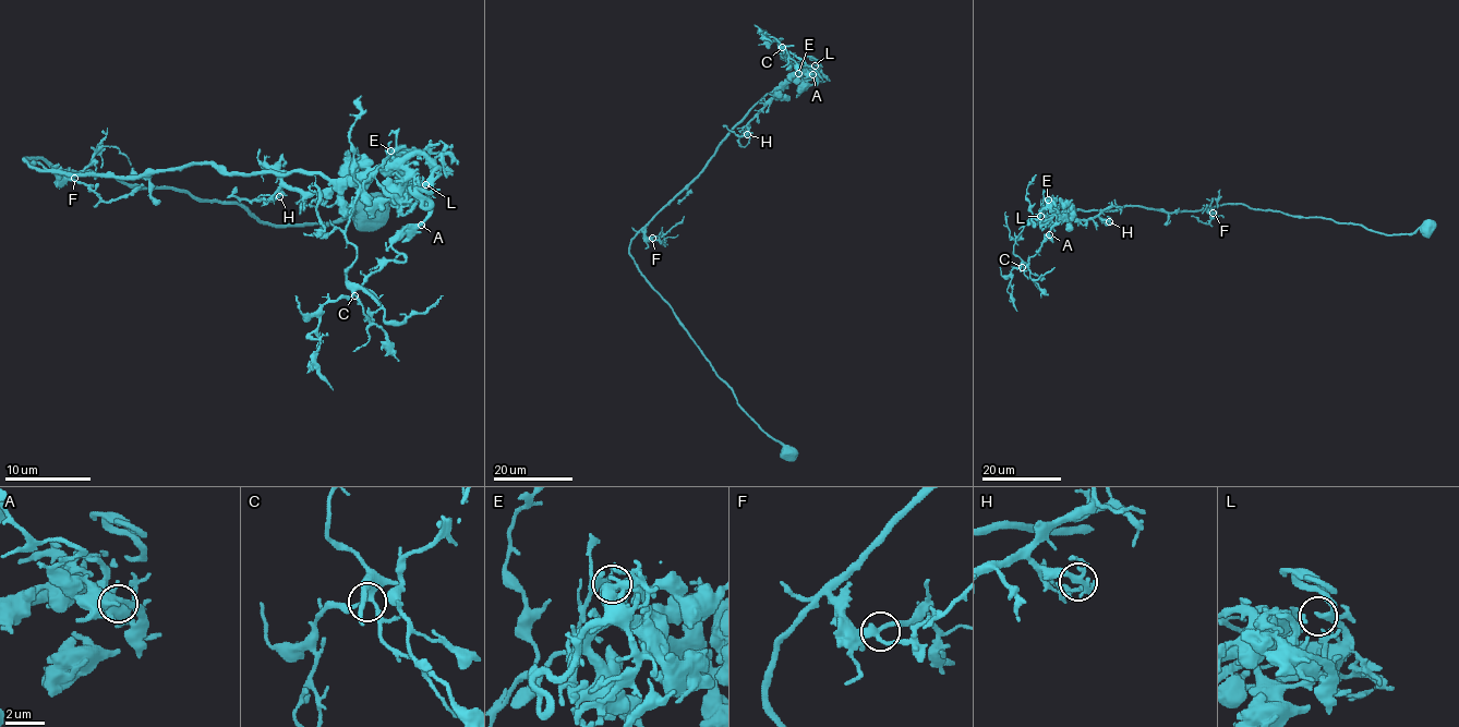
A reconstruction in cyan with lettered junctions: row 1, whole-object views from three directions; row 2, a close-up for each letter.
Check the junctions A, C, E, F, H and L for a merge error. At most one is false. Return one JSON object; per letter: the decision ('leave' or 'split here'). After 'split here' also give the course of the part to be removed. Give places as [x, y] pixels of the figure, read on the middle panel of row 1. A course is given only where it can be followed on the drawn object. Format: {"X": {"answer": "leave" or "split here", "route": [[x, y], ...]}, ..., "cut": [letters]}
{"A": {"answer": "leave"}, "C": {"answer": "leave"}, "E": {"answer": "split here", "route": [[798, 72], [778, 40], [783, 38], [779, 51], [803, 61], [799, 68], [817, 77], [817, 85]]}, "F": {"answer": "leave"}, "H": {"answer": "leave"}, "L": {"answer": "leave"}, "cut": ["E"]}

